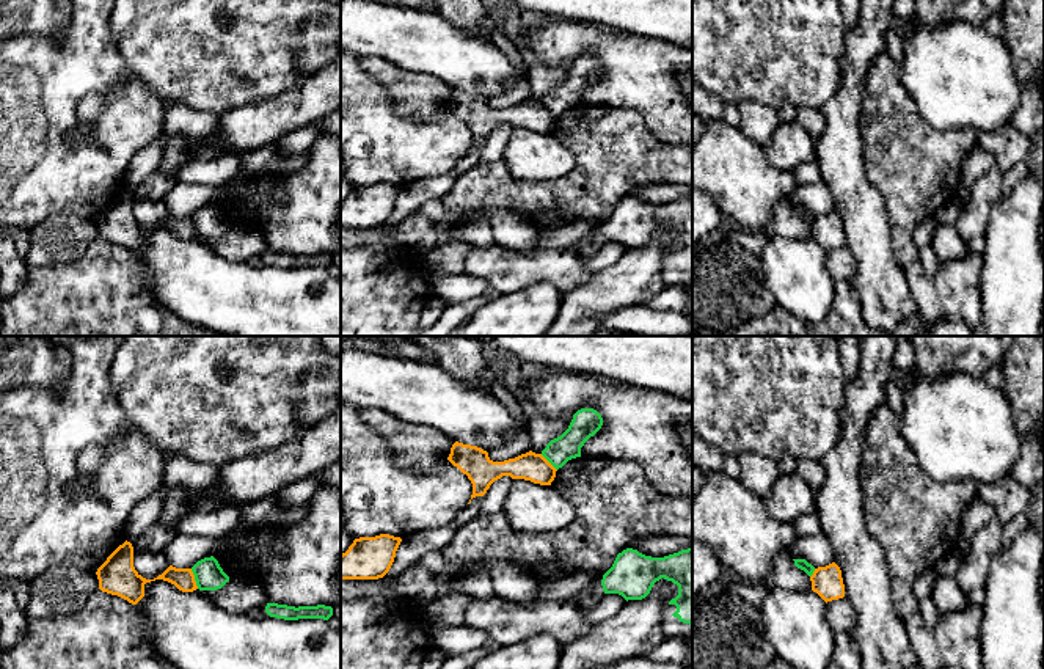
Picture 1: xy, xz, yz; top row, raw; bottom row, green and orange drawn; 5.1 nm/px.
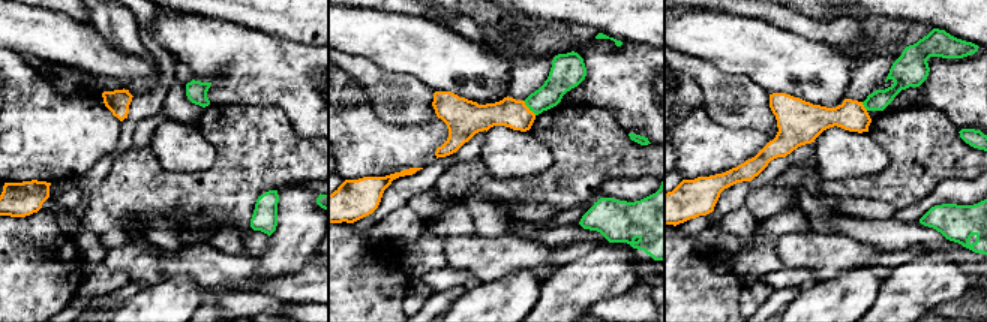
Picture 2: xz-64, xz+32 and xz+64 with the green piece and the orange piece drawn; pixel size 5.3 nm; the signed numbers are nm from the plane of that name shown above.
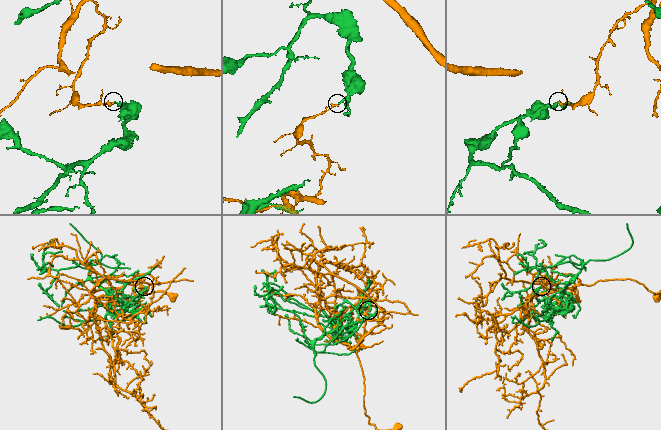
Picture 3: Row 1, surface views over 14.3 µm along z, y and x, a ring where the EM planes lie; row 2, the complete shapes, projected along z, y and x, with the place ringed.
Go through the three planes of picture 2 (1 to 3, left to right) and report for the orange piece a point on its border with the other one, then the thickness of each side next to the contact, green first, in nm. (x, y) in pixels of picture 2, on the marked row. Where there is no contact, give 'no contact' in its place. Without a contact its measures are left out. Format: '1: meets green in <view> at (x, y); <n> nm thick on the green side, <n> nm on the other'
1: no contact
2: meets green in xz+32 at (530, 108); 160 nm thick on the green side, 160 nm on the other
3: meets green in xz+64 at (864, 107); 110 nm thick on the green side, 160 nm on the other

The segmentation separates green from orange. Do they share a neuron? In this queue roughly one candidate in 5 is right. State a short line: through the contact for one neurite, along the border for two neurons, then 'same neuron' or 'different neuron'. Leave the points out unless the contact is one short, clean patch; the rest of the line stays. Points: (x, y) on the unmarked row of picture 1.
line xy (190, 217), (198, 236); different neuron

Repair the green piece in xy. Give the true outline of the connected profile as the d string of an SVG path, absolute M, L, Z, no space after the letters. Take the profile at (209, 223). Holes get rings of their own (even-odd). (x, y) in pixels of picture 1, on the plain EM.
M214 204L198 209L192 215L192 220L199 239L217 239L229 229L229 225Z

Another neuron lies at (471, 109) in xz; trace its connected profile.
M458 90L452 93L447 108L471 129L471 148L484 144L502 124L551 133L557 119L542 102L532 99L504 110L493 110L487 99Z

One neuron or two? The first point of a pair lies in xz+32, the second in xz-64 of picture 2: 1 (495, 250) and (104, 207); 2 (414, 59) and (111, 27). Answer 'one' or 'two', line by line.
1: two
2: two

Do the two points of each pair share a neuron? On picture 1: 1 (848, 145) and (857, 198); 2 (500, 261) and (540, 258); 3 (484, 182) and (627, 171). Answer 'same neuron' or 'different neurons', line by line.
1: same neuron
2: same neuron
3: same neuron

